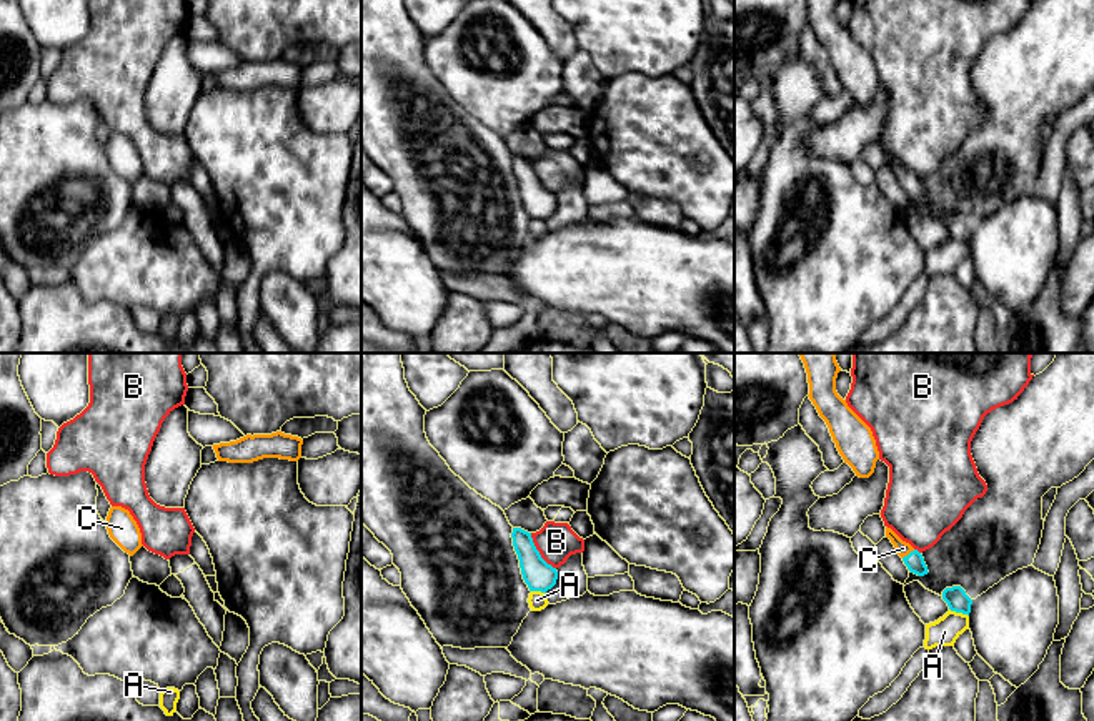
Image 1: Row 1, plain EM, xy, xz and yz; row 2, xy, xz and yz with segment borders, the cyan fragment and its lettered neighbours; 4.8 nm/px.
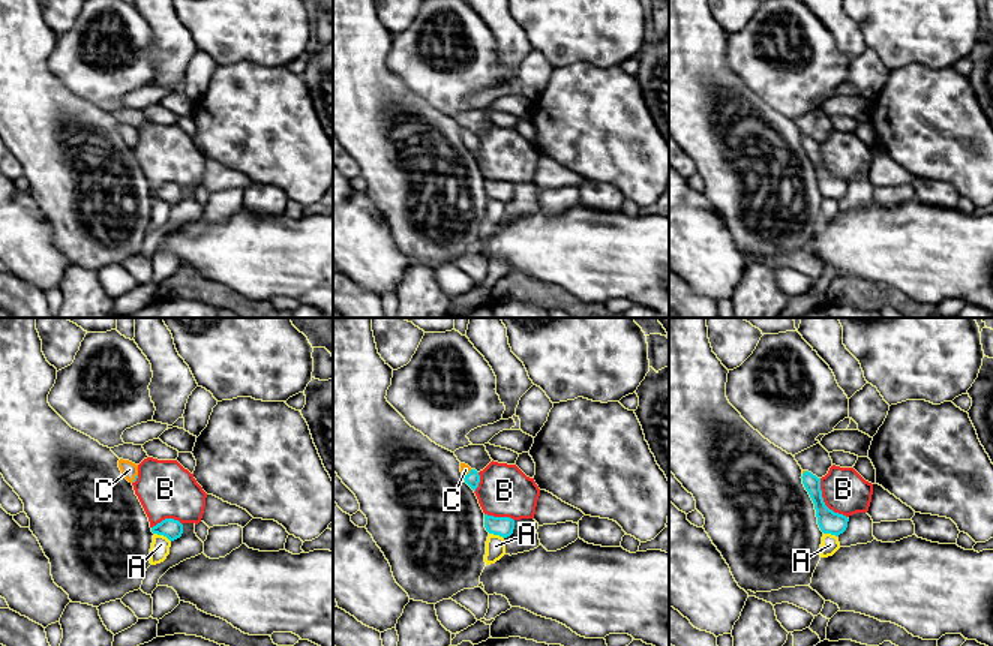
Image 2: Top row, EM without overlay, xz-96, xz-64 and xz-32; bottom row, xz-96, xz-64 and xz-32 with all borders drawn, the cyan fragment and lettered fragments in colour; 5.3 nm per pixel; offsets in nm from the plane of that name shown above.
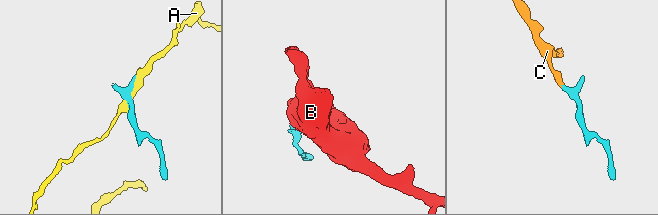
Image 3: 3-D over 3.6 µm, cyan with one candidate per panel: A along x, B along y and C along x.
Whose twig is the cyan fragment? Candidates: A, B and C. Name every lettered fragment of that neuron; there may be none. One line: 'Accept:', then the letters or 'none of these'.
Accept: C

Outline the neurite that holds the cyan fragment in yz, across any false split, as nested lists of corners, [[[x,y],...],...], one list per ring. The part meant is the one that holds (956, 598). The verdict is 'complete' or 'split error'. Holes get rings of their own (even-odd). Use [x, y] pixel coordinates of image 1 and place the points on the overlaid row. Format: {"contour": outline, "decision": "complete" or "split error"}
{"contour": [[[961,586],[946,588],[942,591],[942,599],[947,603],[951,611],[969,616],[972,599],[966,594]]], "decision": "complete"}

